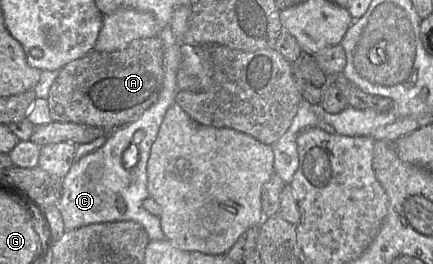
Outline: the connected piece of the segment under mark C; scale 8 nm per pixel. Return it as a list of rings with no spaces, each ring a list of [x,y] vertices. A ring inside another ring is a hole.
[[[170,24],[160,31],[158,37],[164,39],[164,81],[158,100],[139,119],[110,132],[106,143],[99,149],[73,162],[69,172],[62,179],[63,192],[57,204],[65,231],[93,223],[135,221],[145,229],[149,240],[165,239],[159,216],[149,213],[143,207],[143,202],[150,197],[147,189],[147,164],[151,147],[157,138],[167,110],[176,101],[179,91],[177,73],[181,66],[183,52],[181,41],[175,37]],[[138,130],[145,132],[144,138],[139,143],[134,143],[133,136]],[[125,151],[130,156],[130,162],[124,164]]]

